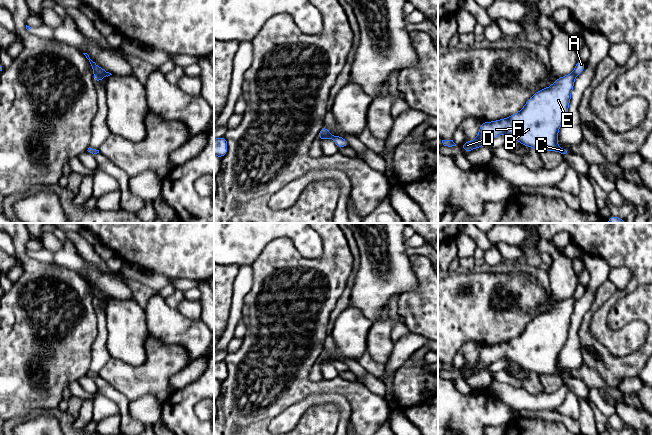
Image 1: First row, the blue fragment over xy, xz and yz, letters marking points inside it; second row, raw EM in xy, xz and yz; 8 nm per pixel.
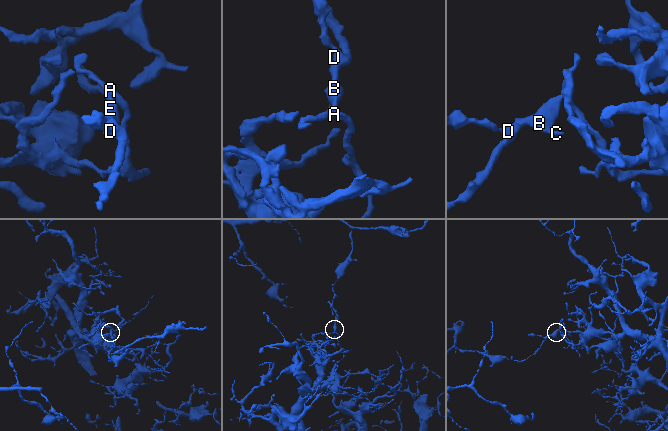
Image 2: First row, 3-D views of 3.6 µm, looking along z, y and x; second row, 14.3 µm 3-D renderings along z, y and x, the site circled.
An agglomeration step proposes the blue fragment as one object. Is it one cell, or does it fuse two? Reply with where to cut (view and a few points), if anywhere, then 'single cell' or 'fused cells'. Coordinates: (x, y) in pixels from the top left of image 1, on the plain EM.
cut xz (330, 358), (318, 362); fused cells

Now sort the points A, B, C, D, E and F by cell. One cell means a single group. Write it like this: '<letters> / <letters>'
A / B C D E F

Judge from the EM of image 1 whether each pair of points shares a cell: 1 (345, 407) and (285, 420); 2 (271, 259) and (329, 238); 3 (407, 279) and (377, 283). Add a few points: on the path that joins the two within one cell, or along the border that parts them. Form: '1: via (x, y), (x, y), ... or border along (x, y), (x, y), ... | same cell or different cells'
1: via (330, 399), (313, 400), (300, 408) | same cell
2: via (289, 265), (317, 265), (326, 256) | same cell
3: via (400, 279), (390, 279), (384, 282) | same cell

